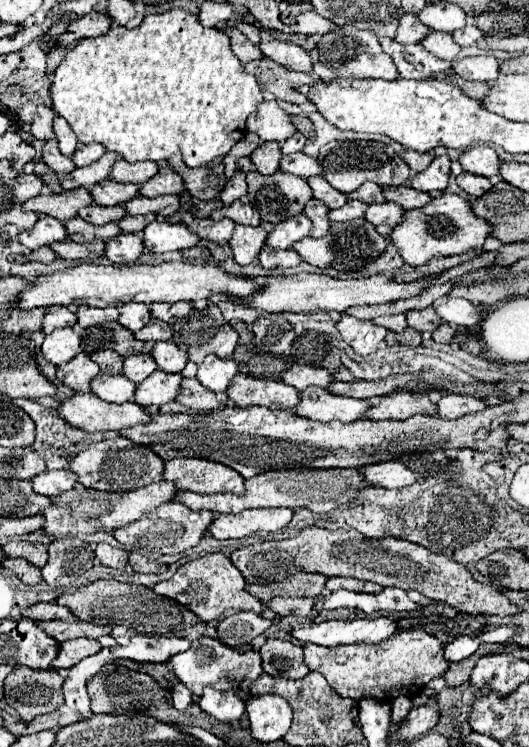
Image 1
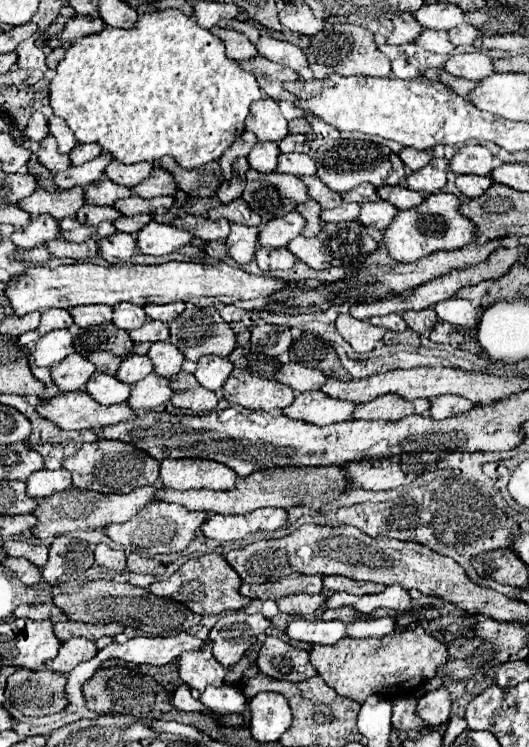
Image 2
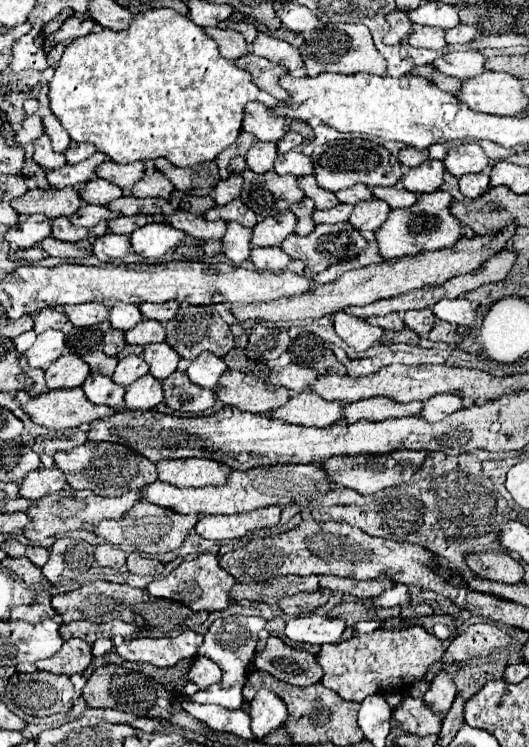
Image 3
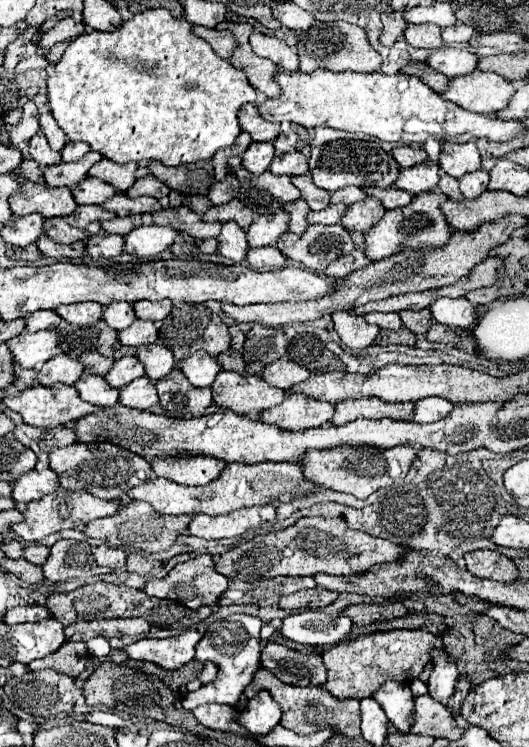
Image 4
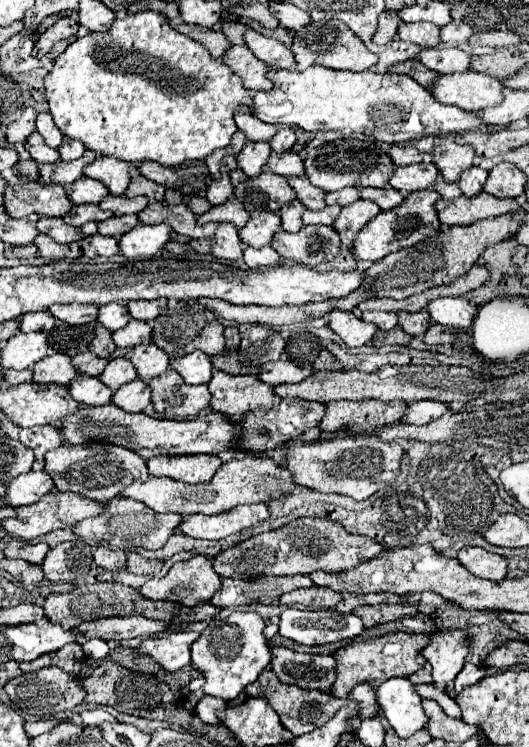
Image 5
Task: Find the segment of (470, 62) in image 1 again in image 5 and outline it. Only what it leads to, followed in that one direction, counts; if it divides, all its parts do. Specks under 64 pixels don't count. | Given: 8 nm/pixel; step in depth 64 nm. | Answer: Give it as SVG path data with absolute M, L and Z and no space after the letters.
M422 48L418 60L438 74L470 70L470 54L460 48Z

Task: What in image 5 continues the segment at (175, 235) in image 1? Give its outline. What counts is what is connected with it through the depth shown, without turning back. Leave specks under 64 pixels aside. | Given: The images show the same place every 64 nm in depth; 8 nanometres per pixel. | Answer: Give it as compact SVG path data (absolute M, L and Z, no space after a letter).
M138 224L120 238L120 254L124 254L128 260L150 260L164 248L170 234L172 230L166 224Z

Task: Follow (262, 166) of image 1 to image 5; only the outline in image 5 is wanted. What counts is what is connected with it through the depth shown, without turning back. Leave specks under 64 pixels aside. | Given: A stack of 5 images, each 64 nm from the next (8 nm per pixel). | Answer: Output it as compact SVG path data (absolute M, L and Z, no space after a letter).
M246 142L242 152L238 152L236 160L238 160L238 168L254 178L262 172L262 166L266 164L266 160L270 158L270 144L268 142Z

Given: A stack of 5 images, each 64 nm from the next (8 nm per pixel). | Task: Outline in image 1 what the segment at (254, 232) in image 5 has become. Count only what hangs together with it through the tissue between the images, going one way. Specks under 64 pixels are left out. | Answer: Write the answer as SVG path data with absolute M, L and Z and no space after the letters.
M298 214L294 218L290 218L290 220L274 224L274 228L266 236L266 246L286 250L294 242L310 236L310 228L312 228L312 222L304 214Z

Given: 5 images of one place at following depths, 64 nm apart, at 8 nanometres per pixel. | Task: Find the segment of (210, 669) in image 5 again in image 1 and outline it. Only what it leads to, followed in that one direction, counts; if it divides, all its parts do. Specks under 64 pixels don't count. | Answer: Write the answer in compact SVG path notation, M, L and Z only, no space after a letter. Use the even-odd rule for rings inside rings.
M240 612L240 614L232 614L220 620L220 624L216 626L216 638L228 648L238 650L244 644L250 644L254 636L266 632L270 626L272 622L262 618L260 614ZM204 690L198 700L200 708L214 716L220 722L234 724L246 712L246 702L240 700L234 692L218 692L218 690Z

